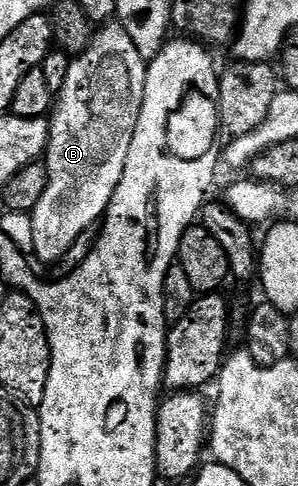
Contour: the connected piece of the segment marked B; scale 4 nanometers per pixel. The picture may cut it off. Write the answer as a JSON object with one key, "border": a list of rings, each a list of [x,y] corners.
{"border":[[[117,21],[104,24],[94,34],[89,48],[70,62],[67,81],[63,81],[63,89],[56,92],[55,106],[48,116],[49,144],[43,156],[49,178],[47,189],[31,213],[34,231],[32,254],[38,264],[60,264],[67,249],[75,245],[79,233],[90,230],[109,207],[111,197],[123,177],[127,153],[131,153],[135,125],[139,125],[139,113],[143,109],[145,96],[146,66],[147,60],[139,53],[135,41],[131,41],[125,28]]]}

